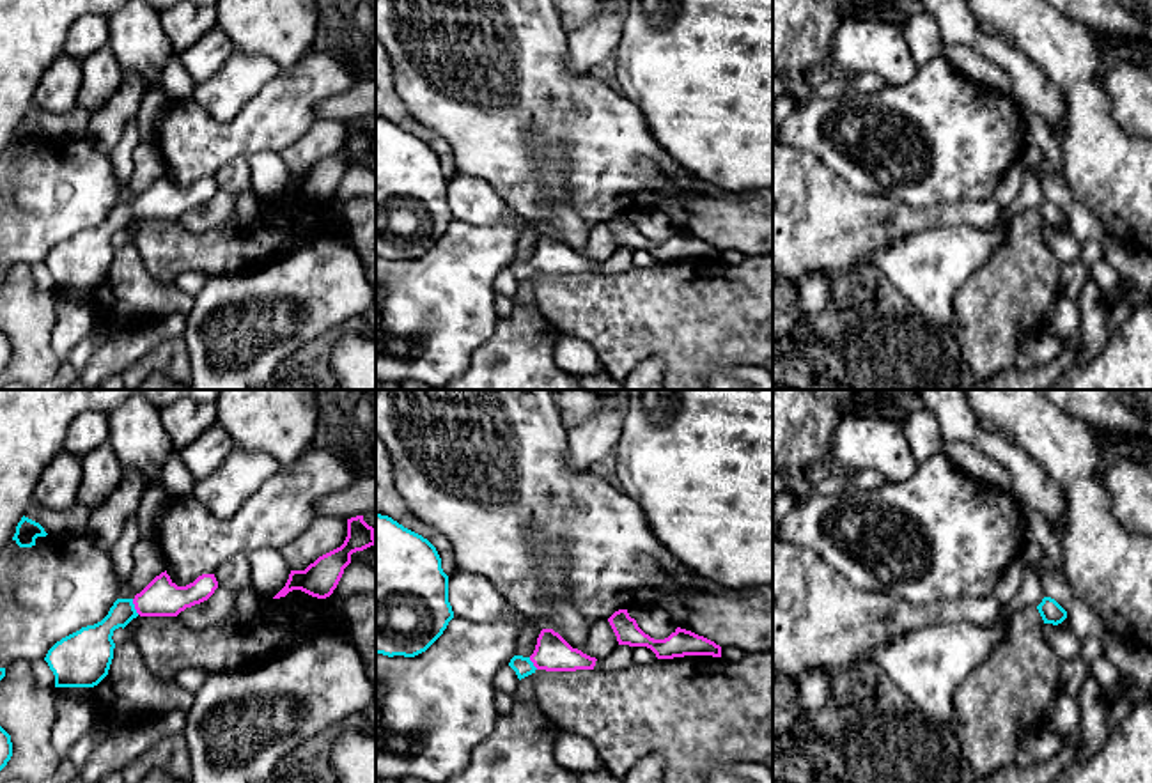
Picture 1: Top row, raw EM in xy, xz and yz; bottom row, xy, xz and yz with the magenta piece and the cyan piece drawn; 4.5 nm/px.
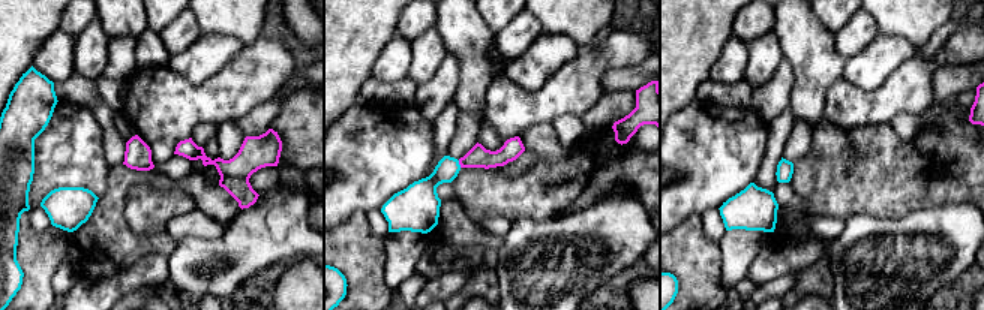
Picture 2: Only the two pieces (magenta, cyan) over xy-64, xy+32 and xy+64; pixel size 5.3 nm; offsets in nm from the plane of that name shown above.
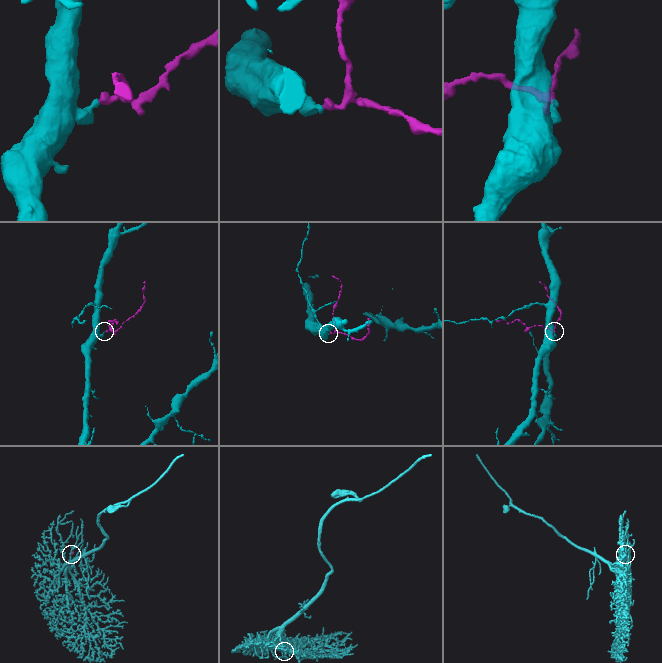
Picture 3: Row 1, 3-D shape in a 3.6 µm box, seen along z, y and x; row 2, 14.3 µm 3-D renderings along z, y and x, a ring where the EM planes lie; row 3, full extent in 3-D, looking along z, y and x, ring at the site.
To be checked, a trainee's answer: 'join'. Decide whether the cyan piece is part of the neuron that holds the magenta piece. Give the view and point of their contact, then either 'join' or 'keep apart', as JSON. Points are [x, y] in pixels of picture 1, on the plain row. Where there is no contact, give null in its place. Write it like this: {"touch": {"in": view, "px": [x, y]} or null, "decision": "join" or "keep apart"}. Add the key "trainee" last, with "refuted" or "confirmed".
{"touch": {"in": "xy", "px": [135, 209]}, "decision": "join", "trainee": "confirmed"}

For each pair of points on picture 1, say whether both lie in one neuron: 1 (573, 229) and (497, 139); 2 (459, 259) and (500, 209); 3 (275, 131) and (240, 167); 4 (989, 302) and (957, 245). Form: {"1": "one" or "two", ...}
{"1": "two", "2": "two", "3": "two", "4": "two"}

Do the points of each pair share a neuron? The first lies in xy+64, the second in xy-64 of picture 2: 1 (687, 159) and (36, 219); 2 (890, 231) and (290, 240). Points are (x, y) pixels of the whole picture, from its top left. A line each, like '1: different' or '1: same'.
1: different
2: same

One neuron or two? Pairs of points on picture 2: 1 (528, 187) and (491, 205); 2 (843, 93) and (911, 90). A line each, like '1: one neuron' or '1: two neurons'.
1: one neuron
2: one neuron

